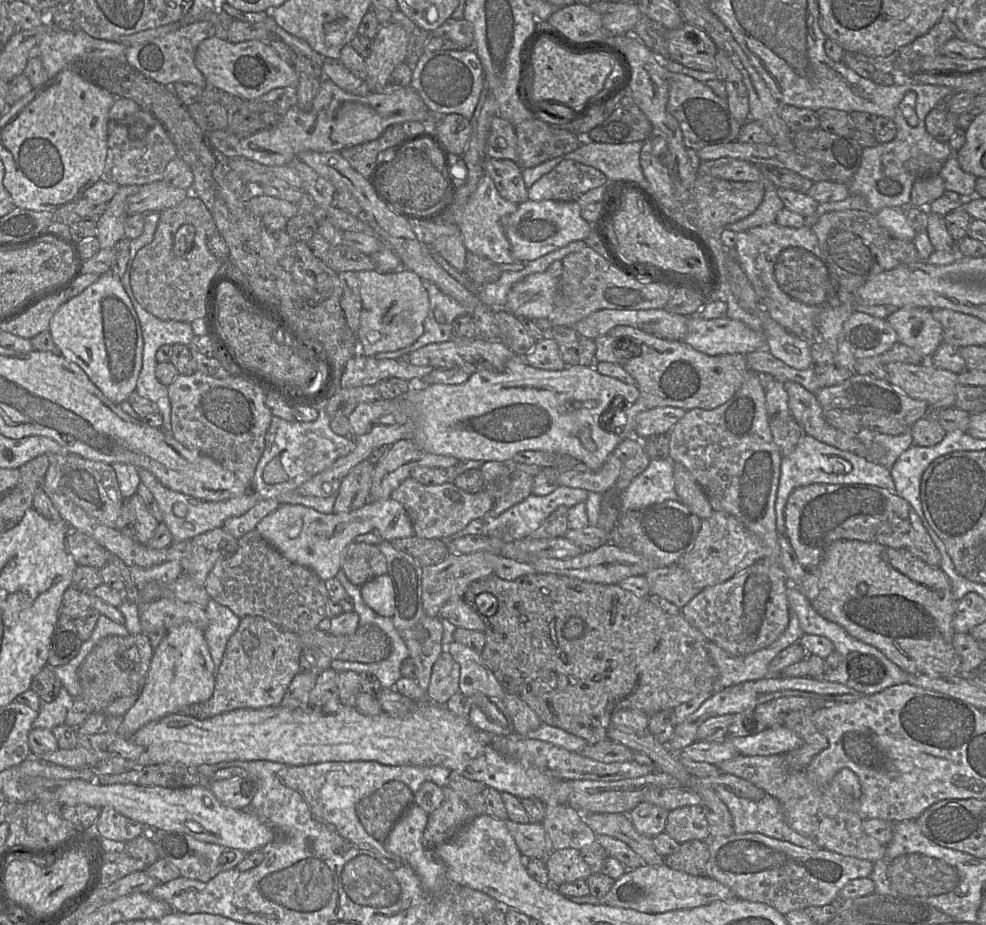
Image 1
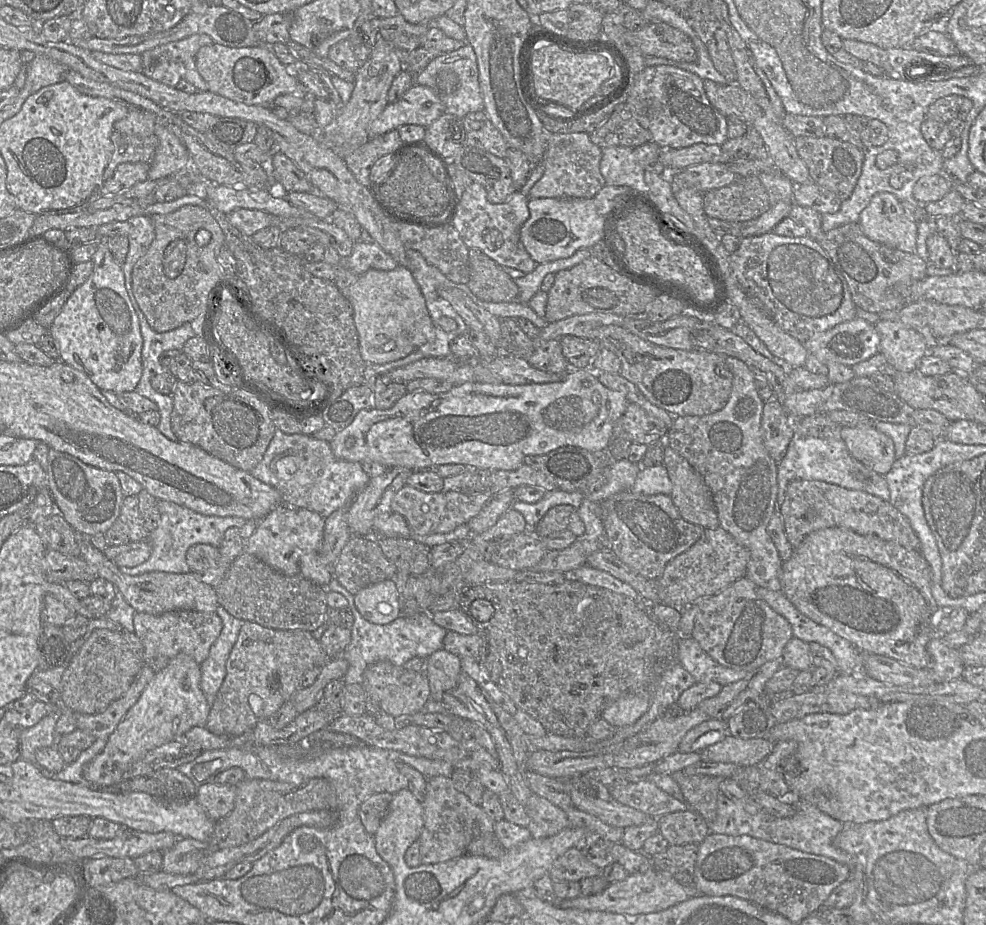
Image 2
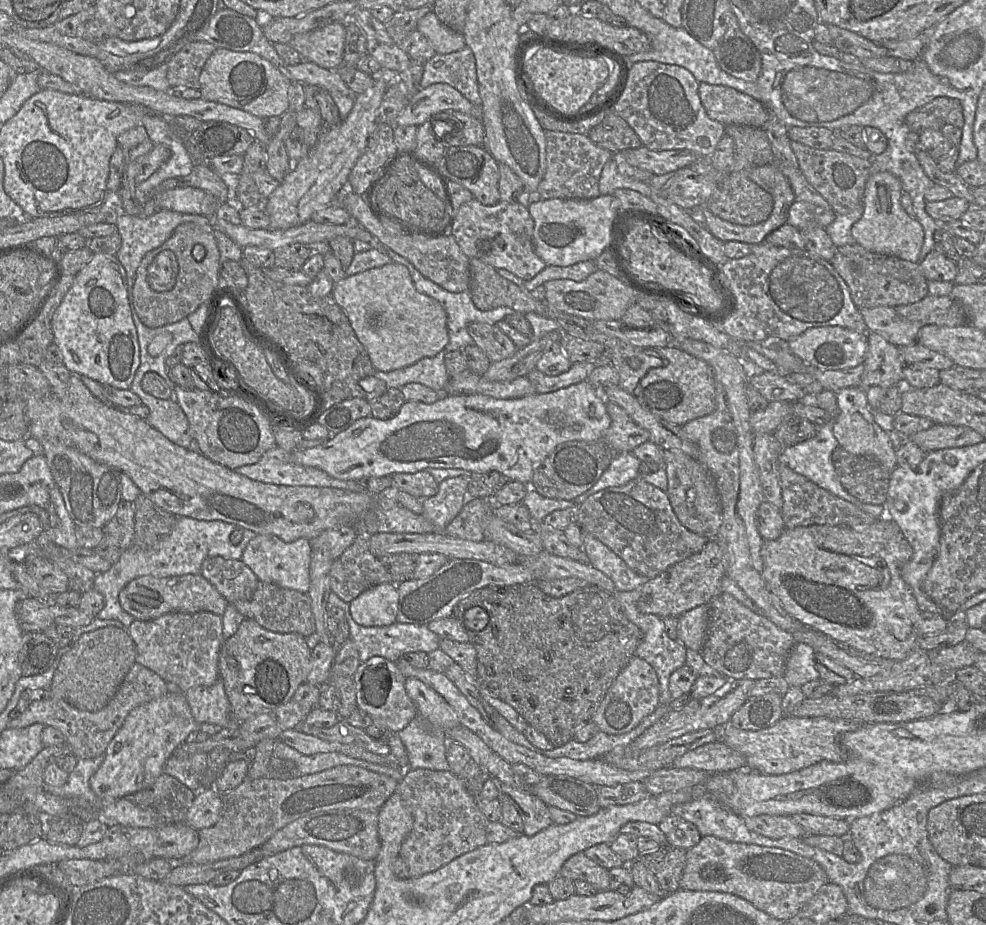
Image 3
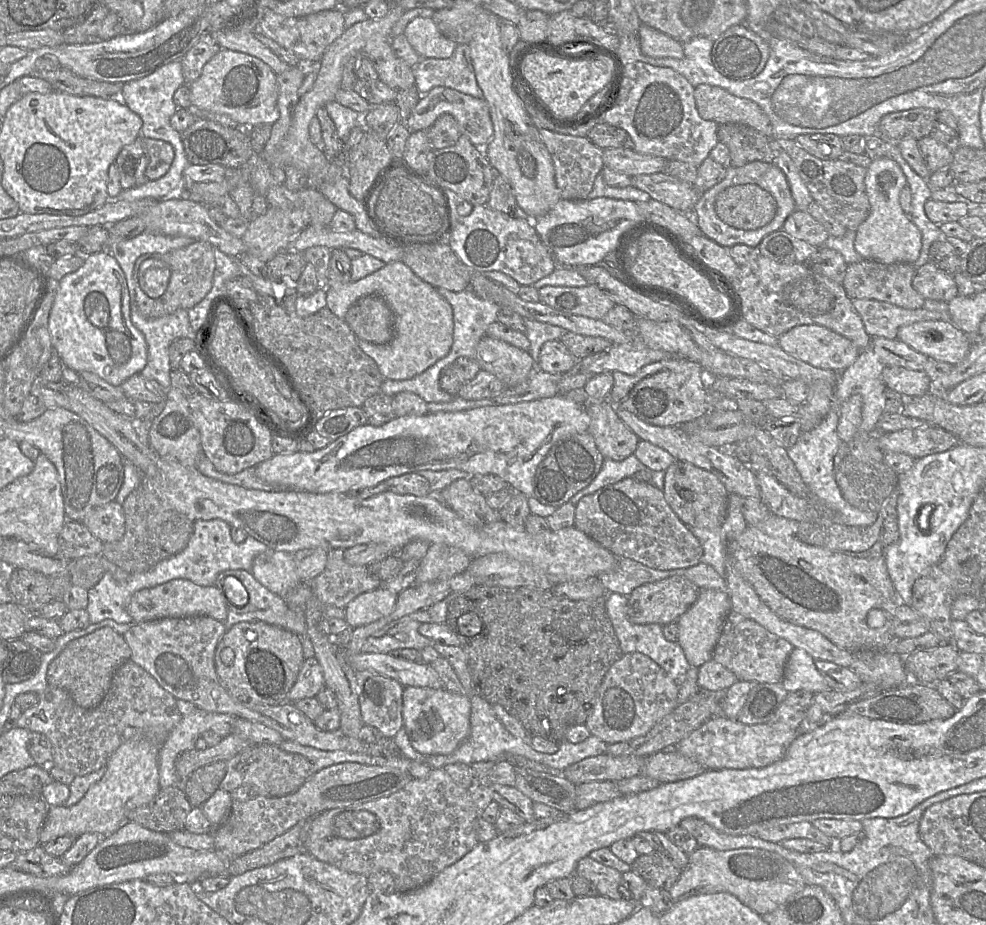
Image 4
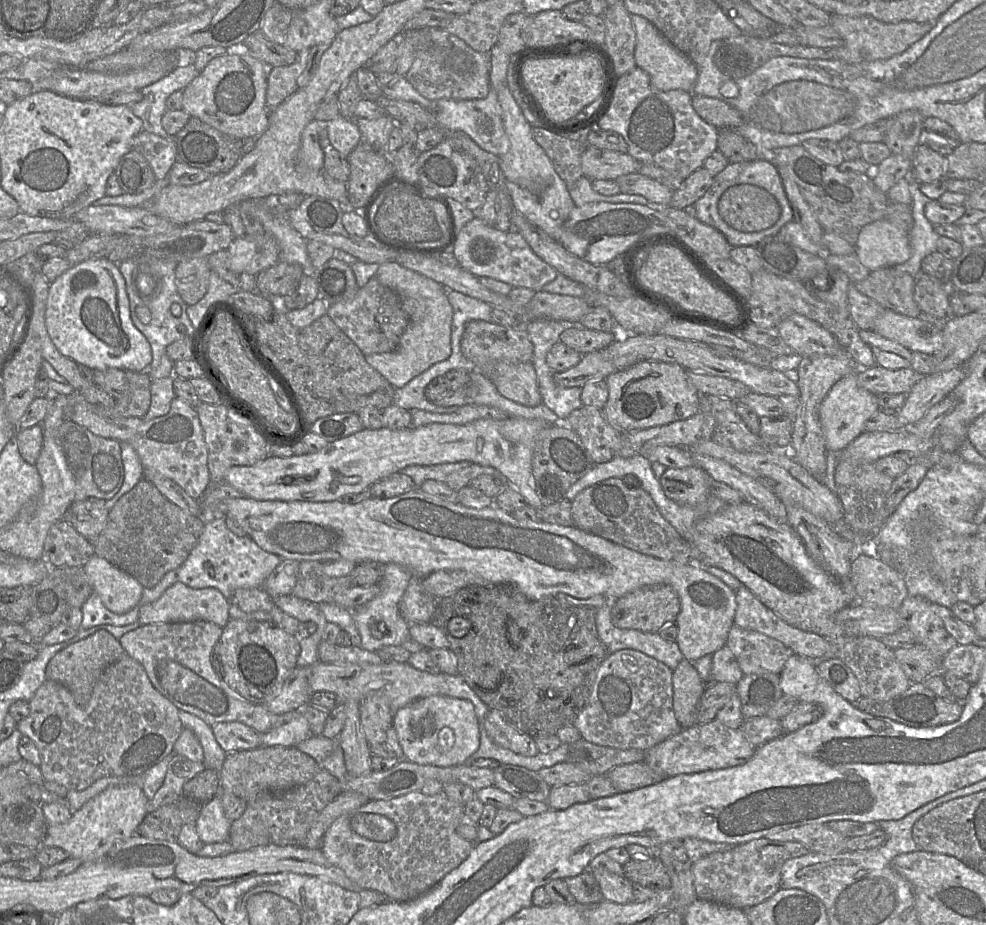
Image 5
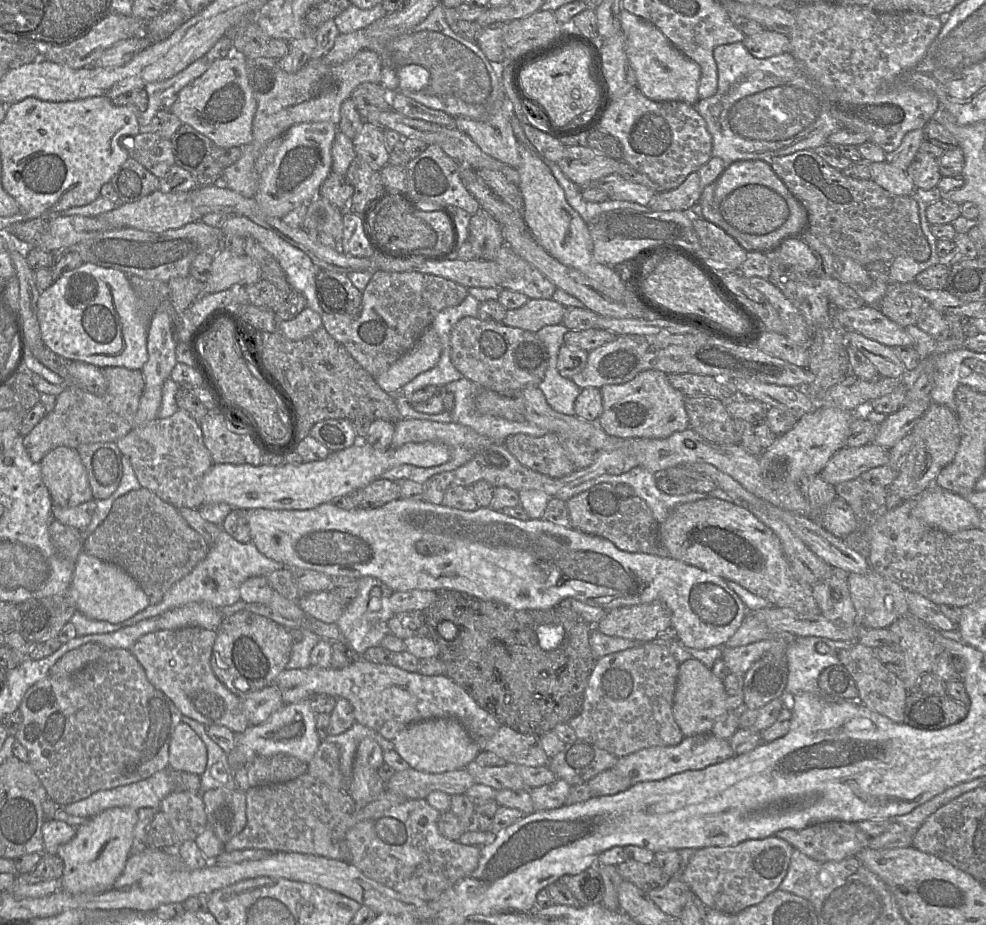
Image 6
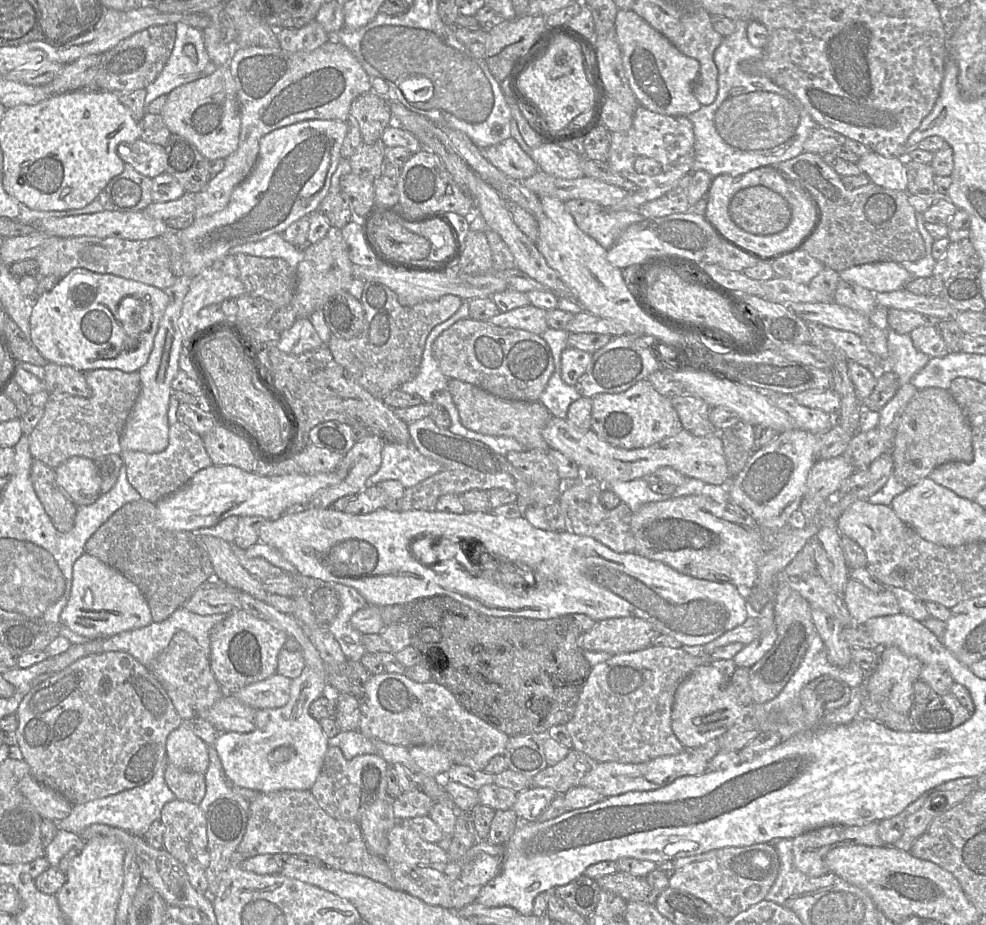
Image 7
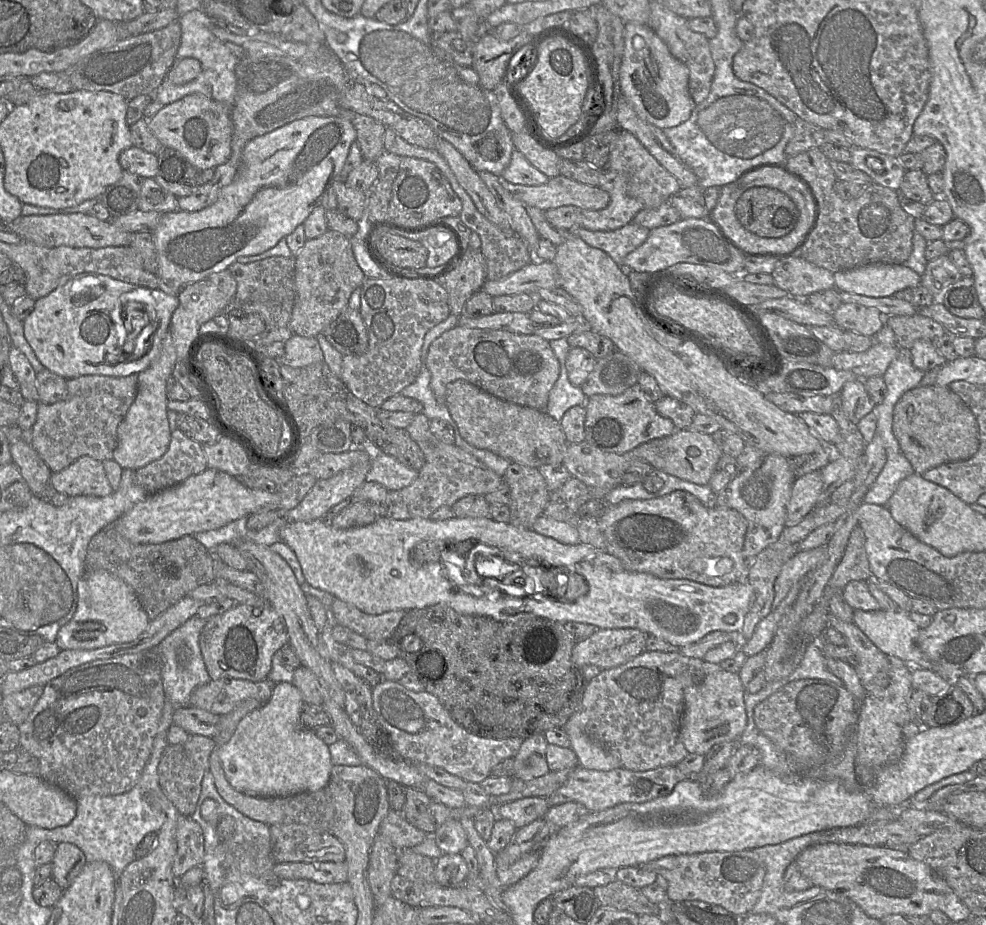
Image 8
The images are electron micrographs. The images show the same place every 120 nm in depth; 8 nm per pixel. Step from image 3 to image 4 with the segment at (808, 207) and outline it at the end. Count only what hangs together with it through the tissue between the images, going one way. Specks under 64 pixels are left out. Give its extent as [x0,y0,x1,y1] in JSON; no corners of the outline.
[782,209,829,247]

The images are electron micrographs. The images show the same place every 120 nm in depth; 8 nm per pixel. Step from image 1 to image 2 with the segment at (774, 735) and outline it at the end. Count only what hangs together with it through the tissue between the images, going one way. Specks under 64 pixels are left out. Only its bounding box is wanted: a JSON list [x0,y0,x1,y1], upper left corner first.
[700,734,774,766]

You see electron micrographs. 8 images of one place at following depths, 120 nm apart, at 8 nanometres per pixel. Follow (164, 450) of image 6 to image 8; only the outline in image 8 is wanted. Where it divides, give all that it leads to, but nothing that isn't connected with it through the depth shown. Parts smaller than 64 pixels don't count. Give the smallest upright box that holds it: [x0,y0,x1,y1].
[135,428,207,495]

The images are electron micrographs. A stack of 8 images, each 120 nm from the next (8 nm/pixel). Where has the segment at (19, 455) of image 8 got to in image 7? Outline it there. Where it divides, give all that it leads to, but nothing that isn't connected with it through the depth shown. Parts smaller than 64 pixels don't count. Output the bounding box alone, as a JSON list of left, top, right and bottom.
[30,459,78,523]

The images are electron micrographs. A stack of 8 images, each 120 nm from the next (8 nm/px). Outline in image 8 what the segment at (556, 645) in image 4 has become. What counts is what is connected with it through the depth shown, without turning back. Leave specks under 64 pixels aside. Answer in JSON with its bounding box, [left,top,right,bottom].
[391,603,587,739]

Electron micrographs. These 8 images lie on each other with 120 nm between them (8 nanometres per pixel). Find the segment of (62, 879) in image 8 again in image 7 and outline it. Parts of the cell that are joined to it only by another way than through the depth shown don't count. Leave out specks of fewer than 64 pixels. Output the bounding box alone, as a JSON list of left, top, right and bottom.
[44,829,85,874]

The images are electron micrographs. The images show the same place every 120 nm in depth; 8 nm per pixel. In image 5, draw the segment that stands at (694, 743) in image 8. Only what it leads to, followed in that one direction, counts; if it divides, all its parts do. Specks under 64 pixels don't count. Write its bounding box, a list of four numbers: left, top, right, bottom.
[673,658,705,729]

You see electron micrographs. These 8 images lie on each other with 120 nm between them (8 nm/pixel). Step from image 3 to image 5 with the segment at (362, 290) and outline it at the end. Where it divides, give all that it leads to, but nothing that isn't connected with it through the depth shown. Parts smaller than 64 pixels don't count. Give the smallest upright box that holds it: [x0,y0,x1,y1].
[364,262,453,389]

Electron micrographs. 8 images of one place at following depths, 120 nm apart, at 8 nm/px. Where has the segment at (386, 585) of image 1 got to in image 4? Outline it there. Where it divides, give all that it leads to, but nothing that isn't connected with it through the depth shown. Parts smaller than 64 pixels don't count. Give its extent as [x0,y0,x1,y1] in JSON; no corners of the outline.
[344,587,397,628]

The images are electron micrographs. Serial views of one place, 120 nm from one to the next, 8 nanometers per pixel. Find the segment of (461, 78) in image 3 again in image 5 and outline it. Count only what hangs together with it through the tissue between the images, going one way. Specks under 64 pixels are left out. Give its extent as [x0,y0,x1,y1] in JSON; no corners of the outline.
[405,28,490,100]

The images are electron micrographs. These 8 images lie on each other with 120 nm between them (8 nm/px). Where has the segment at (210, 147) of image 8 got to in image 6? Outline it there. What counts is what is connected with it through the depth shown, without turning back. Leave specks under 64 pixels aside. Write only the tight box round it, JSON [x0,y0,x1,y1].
[170,58,257,149]

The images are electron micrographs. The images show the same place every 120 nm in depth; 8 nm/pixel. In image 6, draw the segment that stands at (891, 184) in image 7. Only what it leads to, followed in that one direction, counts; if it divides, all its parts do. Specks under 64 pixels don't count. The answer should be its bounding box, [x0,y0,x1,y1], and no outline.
[870,161,915,196]

